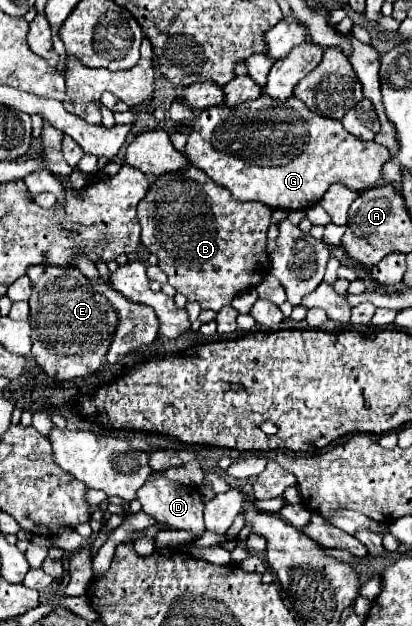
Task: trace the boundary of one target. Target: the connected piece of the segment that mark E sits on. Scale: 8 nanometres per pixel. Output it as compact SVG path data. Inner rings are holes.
M36 264L28 266L26 274L32 280L30 322L34 360L48 376L58 380L72 380L98 372L118 322L110 302L94 290L90 280L76 266Z

